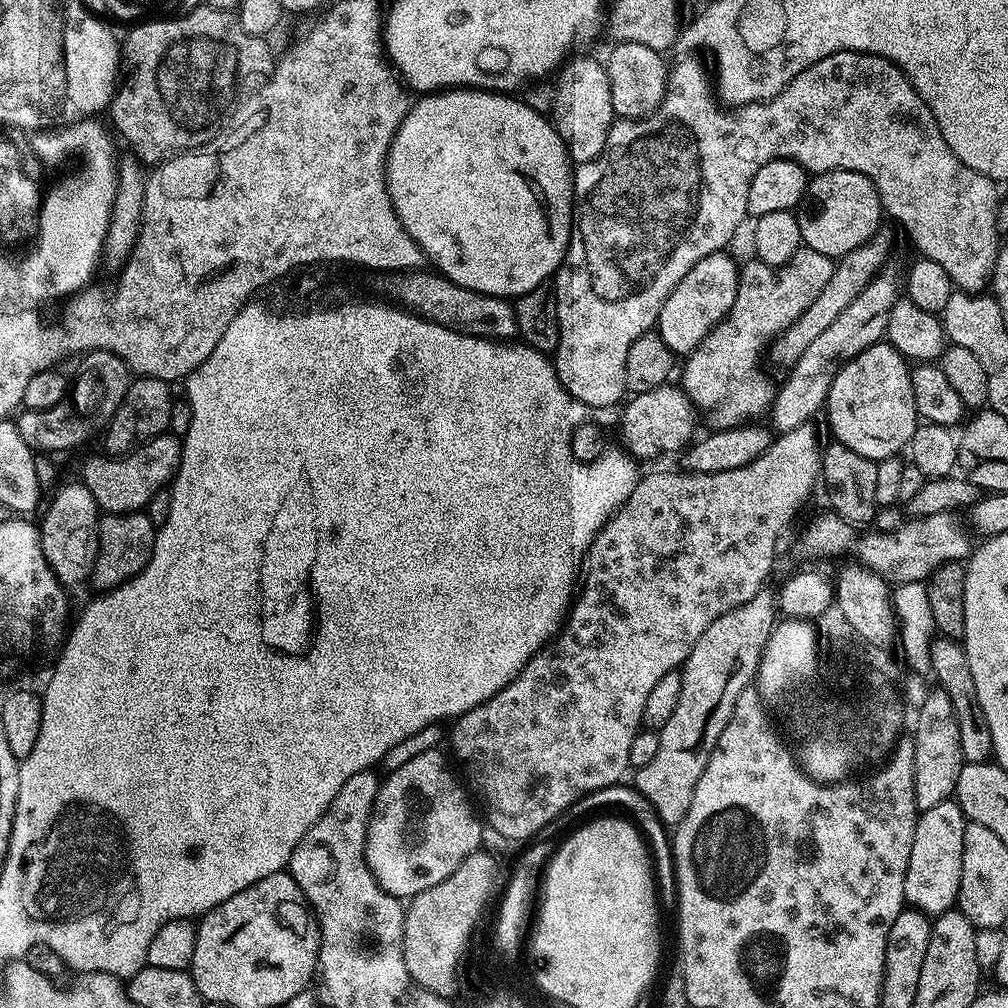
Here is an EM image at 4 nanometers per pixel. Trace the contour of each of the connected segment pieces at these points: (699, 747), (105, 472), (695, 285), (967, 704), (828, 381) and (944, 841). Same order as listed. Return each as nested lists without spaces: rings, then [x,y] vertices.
[[[766,586],[754,594],[750,602],[742,602],[742,606],[722,614],[722,618],[714,618],[702,638],[694,642],[694,650],[690,650],[680,672],[678,706],[674,706],[670,722],[658,730],[658,755],[634,772],[636,791],[650,802],[664,825],[675,826],[686,818],[686,810],[690,810],[694,798],[694,786],[698,786],[698,778],[702,778],[702,770],[706,770],[718,734],[726,730],[738,694],[755,681],[766,642],[777,623],[778,596]]]
[[[165,434],[145,440],[123,456],[92,456],[84,464],[82,482],[94,496],[101,513],[121,516],[123,512],[139,512],[147,509],[154,494],[165,491],[171,485],[176,469],[180,467],[181,447],[181,437]]]
[[[721,250],[702,258],[702,262],[694,265],[690,274],[686,274],[686,278],[674,286],[670,298],[666,298],[662,306],[656,328],[662,342],[666,342],[677,357],[687,357],[688,353],[694,351],[704,341],[706,334],[718,326],[722,318],[726,318],[730,306],[734,306],[734,298],[738,298],[740,268],[728,254]]]
[[[943,638],[933,639],[930,646],[931,675],[936,676],[935,683],[946,694],[950,694],[950,703],[954,706],[954,718],[958,718],[958,742],[962,742],[962,754],[967,763],[989,762],[993,759],[992,735],[978,706],[978,690],[974,690],[974,674],[970,674],[970,658],[966,658],[963,643]]]
[[[877,274],[856,295],[854,302],[850,302],[850,306],[846,306],[846,310],[842,310],[842,314],[838,314],[838,318],[834,318],[830,326],[826,326],[825,332],[814,338],[810,346],[806,346],[802,358],[798,358],[798,362],[791,365],[789,372],[792,373],[789,374],[788,381],[781,388],[779,385],[775,391],[770,409],[770,417],[772,416],[770,424],[777,433],[789,432],[809,423],[813,419],[812,415],[827,405],[830,386],[844,366],[855,356],[862,354],[862,350],[885,339],[890,306],[898,299],[898,292],[895,278],[884,275]]]
[[[955,799],[938,802],[938,806],[925,808],[917,815],[914,846],[910,846],[910,866],[906,866],[906,886],[904,887],[905,901],[915,911],[935,918],[957,907],[958,886],[962,882],[962,838],[965,823],[965,814]]]

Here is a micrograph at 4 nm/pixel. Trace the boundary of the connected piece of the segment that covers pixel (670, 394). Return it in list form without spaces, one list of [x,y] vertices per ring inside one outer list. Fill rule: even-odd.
[[[665,386],[649,392],[635,393],[631,397],[632,401],[629,399],[623,405],[623,407],[625,406],[624,421],[621,422],[620,428],[624,431],[625,442],[632,444],[633,450],[631,449],[631,451],[641,461],[643,461],[642,459],[652,460],[655,456],[662,455],[663,452],[678,451],[677,453],[679,453],[681,450],[687,449],[693,439],[692,427],[695,426],[696,420],[698,424],[697,413],[683,391],[679,387],[672,387]]]

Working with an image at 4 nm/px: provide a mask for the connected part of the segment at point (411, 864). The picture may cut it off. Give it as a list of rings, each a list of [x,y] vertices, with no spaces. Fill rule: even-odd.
[[[440,750],[423,752],[418,754],[418,758],[410,758],[410,762],[405,762],[403,766],[391,769],[387,773],[388,777],[380,780],[380,789],[368,819],[364,857],[378,886],[391,896],[411,898],[422,890],[430,890],[430,886],[438,886],[438,882],[450,878],[450,874],[458,870],[460,863],[471,852],[481,847],[481,817],[472,813],[469,793],[458,776],[456,781],[455,774],[448,769],[449,757],[445,756]]]

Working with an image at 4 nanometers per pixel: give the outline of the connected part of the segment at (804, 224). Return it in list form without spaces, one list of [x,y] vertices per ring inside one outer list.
[[[831,168],[828,172],[815,173],[809,179],[808,188],[795,214],[803,247],[818,250],[818,254],[833,258],[850,254],[876,235],[882,226],[880,195],[874,182],[870,182],[866,174],[845,168]]]

